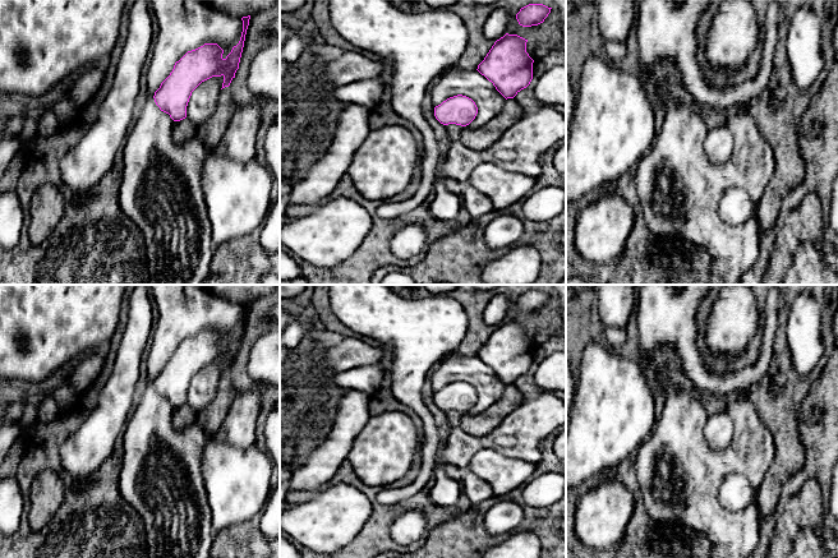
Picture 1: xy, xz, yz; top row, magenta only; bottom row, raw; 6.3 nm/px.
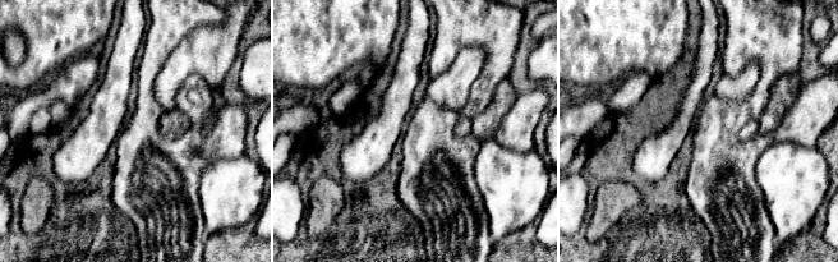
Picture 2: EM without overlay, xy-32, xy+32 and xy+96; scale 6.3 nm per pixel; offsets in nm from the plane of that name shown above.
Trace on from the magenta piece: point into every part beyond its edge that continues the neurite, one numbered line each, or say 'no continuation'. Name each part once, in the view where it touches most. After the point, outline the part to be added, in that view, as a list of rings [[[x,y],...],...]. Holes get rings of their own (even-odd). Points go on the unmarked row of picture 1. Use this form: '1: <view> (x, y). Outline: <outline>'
no continuation

